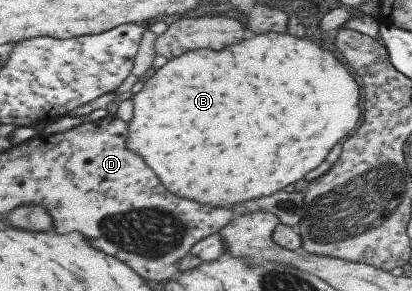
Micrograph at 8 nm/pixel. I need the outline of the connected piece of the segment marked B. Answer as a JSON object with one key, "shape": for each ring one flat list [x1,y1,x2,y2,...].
{"shape":[[268,33,268,35,250,34,246,41,234,44,234,47,226,48,226,51,214,51,212,49,198,49,187,52,176,59,168,60,160,69,156,70,142,87,142,89,131,98,133,103,133,118,129,121,129,139,127,147,134,153,139,153,154,171,158,171,158,177,170,191,178,197,194,199,204,205,233,209,237,203,244,203,259,197,274,195,295,184,317,167,324,163,332,147,340,143,342,137,350,135,360,119,362,119,362,87,354,79,354,75,334,57,336,53,330,53,328,49,322,49,318,43,309,40,309,37,292,37,282,33]]}

